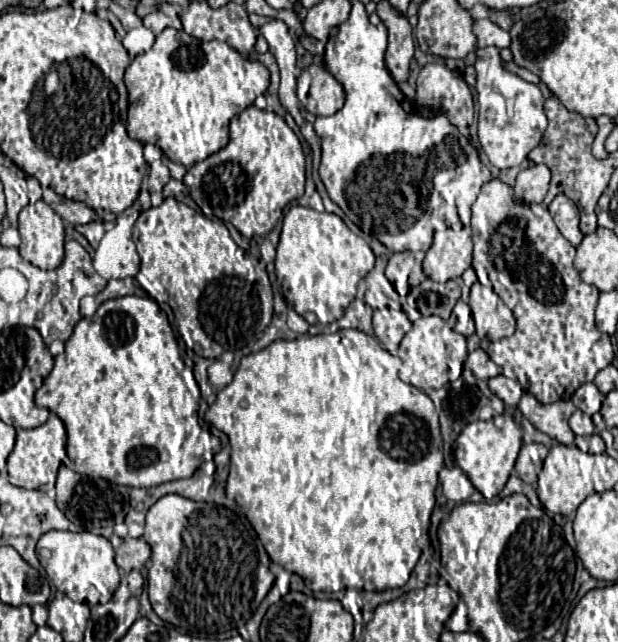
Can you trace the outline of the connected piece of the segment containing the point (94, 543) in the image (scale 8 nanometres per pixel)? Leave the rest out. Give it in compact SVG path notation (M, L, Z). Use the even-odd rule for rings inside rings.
M48 531L38 541L38 551L42 553L42 549L50 553L48 559L40 561L48 573L50 583L58 591L68 595L72 601L86 601L88 593L94 589L86 603L88 605L96 603L96 591L100 593L98 601L106 603L112 597L112 593L116 591L116 587L120 583L120 573L118 573L118 567L114 563L114 549L112 549L108 539L88 533L88 531L82 531L82 533Z

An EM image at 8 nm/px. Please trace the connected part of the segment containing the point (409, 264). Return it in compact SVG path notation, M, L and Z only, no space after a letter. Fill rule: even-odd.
M401 252L393 255L386 266L385 275L400 297L406 297L411 288L427 277L422 270L424 252Z

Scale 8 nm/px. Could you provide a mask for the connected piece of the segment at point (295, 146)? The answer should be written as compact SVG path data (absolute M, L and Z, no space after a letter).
M254 105L244 109L240 115L236 115L230 121L230 143L220 149L218 153L210 155L208 159L196 163L184 177L184 183L190 189L190 195L204 195L210 203L214 215L226 223L232 223L244 237L254 235L268 235L274 225L282 219L284 207L300 199L304 195L304 183L306 183L306 157L302 151L302 145L294 131L288 127L288 123L278 117L272 111L260 111Z

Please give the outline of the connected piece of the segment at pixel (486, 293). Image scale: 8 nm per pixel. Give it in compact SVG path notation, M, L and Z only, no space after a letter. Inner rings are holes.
M478 281L474 283L468 305L476 321L476 335L482 343L500 341L514 335L516 319L492 287L484 287Z

